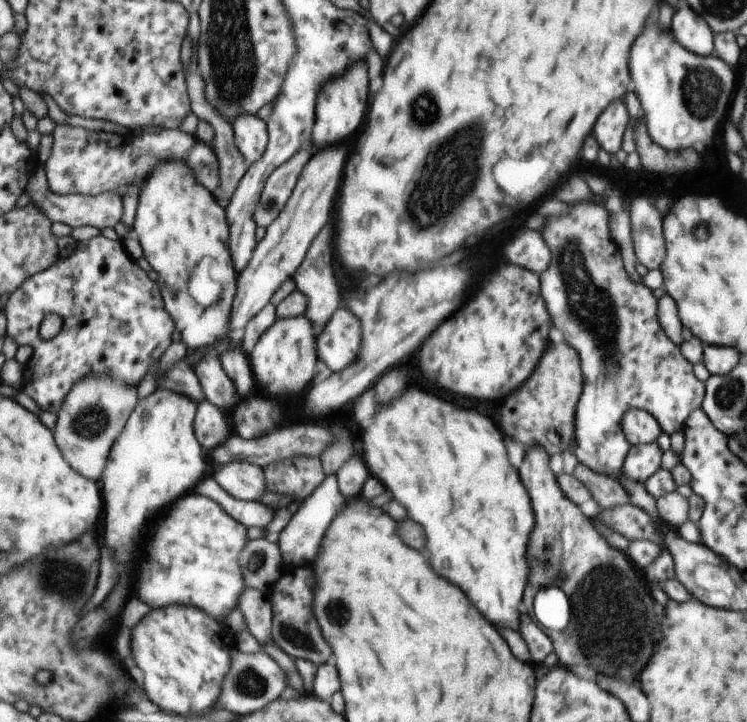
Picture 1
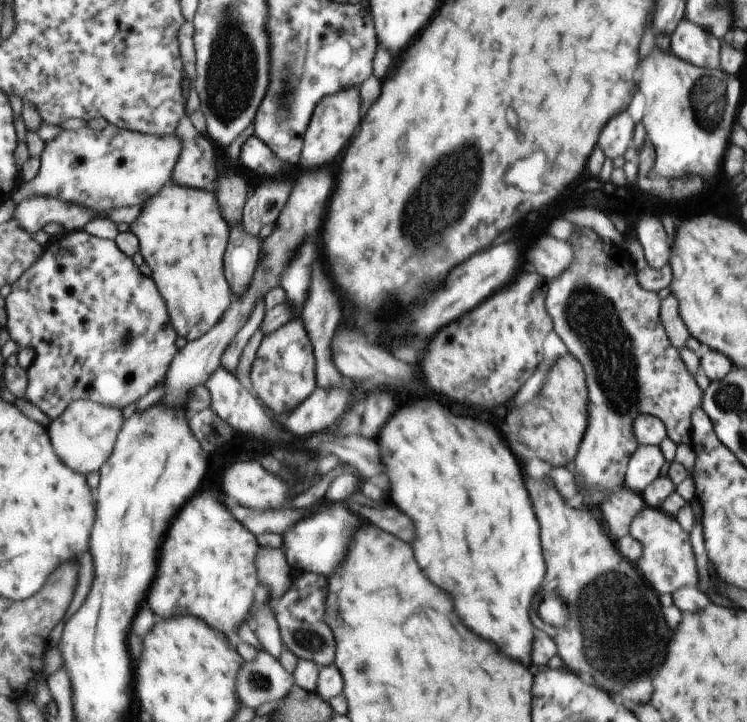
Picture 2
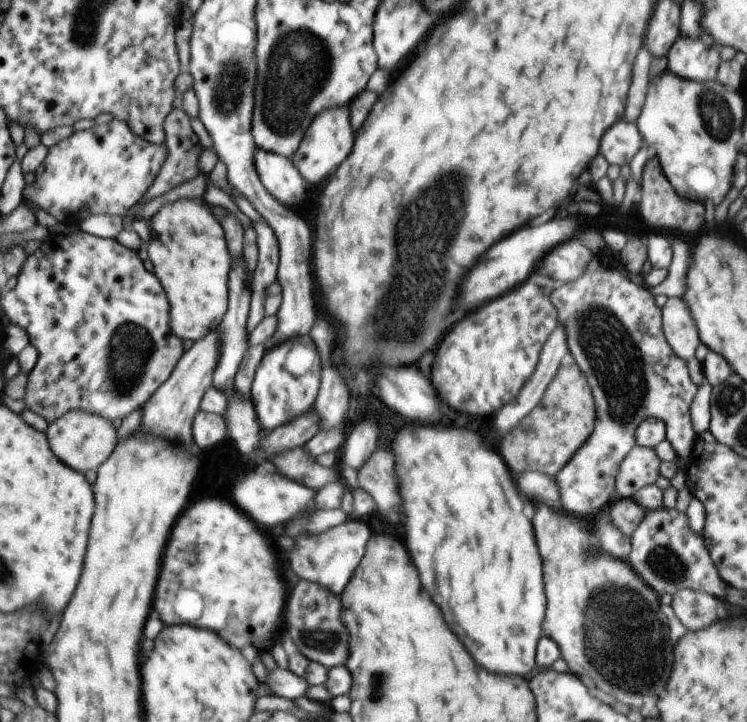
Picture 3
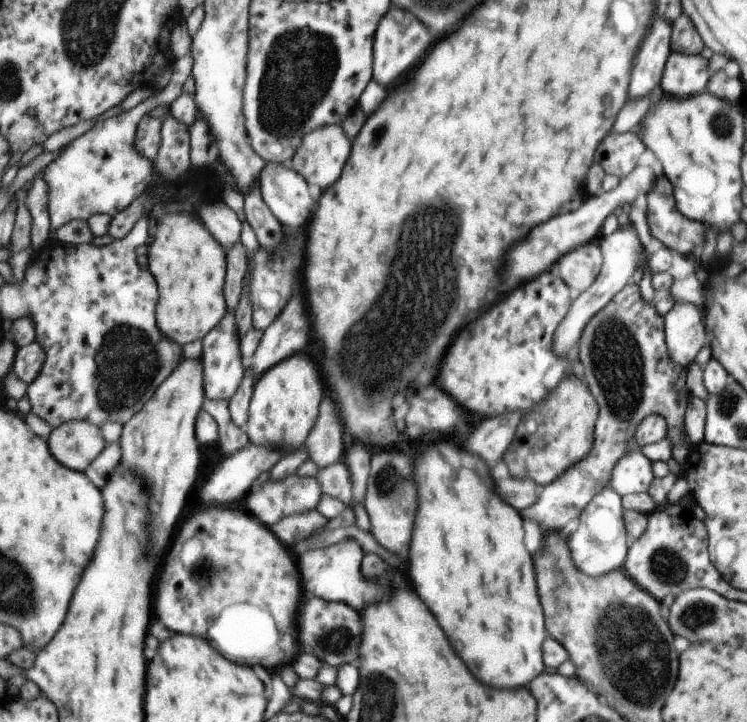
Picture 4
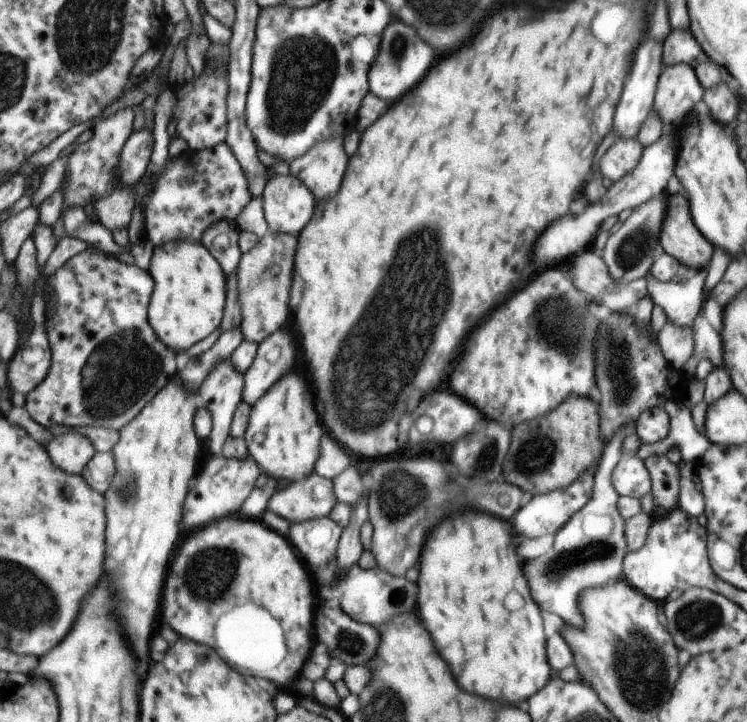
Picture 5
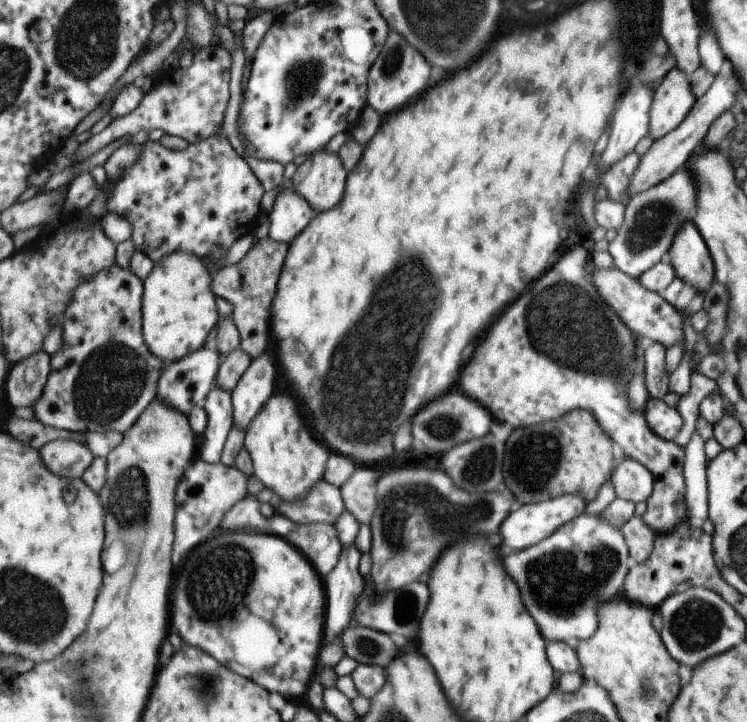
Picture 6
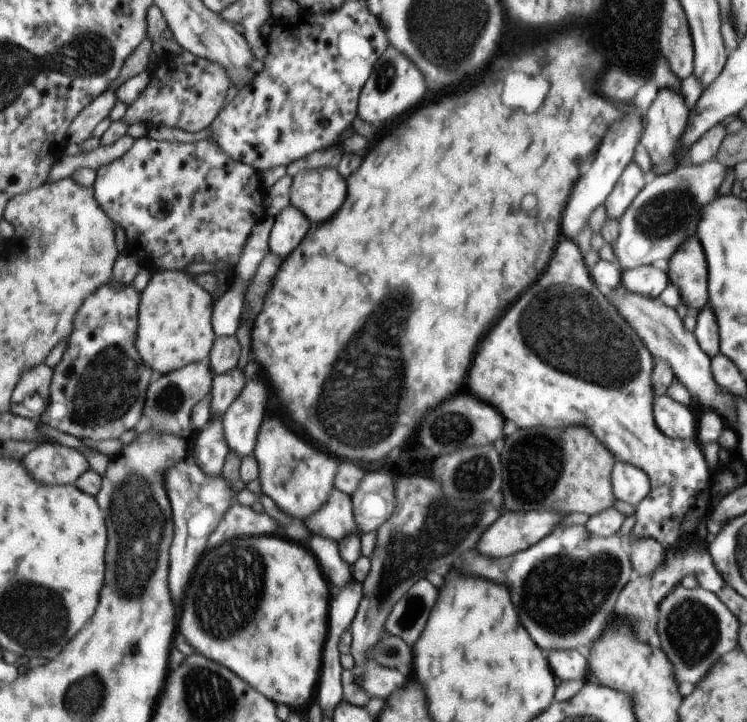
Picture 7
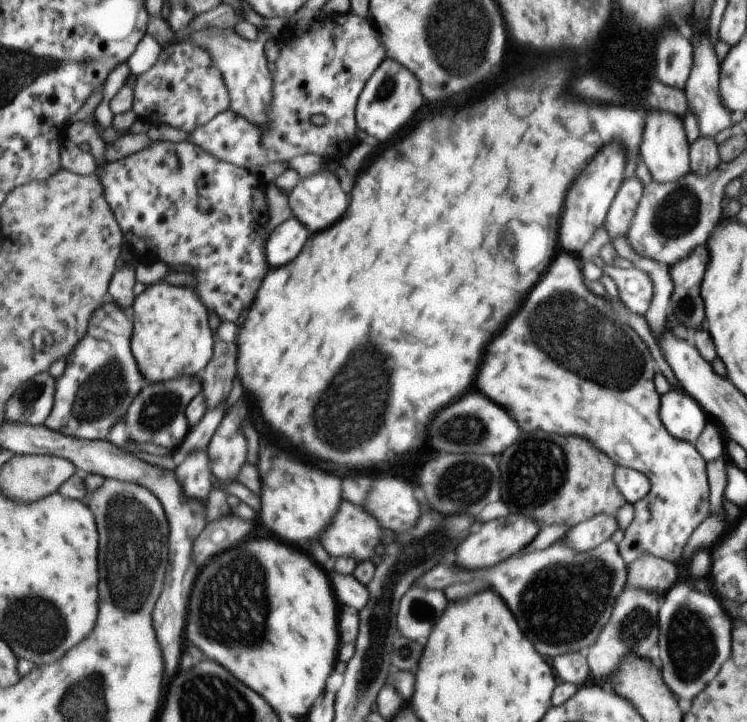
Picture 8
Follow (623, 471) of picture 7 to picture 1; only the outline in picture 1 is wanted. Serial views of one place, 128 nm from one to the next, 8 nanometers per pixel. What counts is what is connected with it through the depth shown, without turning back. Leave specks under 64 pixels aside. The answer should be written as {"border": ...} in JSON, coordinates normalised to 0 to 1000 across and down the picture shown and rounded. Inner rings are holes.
{"border":[[[880,612],[845,618],[834,651],[846,665],[863,669],[884,648],[886,629]]]}

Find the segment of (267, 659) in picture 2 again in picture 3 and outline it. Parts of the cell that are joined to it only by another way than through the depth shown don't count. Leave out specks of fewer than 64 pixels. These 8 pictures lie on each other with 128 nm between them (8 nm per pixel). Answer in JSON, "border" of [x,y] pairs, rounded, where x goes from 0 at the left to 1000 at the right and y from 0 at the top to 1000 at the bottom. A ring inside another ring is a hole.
{"border":[[[375,922],[359,927],[357,940],[349,945],[355,954],[363,956],[368,964],[379,964],[392,970],[407,964],[414,945],[404,936],[394,934],[387,925]]]}

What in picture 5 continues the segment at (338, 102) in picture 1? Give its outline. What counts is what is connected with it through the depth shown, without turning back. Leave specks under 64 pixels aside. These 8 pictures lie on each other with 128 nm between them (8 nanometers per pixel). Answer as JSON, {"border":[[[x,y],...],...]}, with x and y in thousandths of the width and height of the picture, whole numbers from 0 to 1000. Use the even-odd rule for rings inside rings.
{"border":[[[452,187],[426,195],[418,206],[387,227],[388,240],[418,263],[426,277],[447,271],[455,260],[466,224],[458,190]]]}

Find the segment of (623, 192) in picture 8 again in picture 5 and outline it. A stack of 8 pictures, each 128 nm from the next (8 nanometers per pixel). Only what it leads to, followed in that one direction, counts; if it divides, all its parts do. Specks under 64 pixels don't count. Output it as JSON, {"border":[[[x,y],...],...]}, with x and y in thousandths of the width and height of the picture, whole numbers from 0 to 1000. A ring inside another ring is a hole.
{"border":[[[827,191],[803,219],[803,238],[822,252],[830,249],[854,227],[861,208],[862,204],[853,191]]]}

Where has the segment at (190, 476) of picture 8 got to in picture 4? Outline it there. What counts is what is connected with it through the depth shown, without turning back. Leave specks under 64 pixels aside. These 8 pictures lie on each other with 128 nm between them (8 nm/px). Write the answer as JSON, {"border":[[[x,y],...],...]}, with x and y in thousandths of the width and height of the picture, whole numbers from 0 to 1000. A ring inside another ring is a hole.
{"border":[[[317,429],[308,431],[300,445],[273,471],[272,496],[274,501],[274,533],[278,550],[292,554],[311,554],[317,544],[331,514],[323,476],[325,468],[319,454]]]}

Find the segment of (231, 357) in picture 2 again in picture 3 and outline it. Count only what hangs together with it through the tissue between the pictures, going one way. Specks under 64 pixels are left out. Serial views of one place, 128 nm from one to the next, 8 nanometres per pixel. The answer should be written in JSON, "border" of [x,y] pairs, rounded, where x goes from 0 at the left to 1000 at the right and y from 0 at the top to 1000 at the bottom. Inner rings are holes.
{"border":[[[352,302],[352,309],[343,309],[347,324],[347,367],[339,382],[339,417],[331,452],[337,463],[357,439],[357,400],[373,388],[376,338],[364,312]]]}

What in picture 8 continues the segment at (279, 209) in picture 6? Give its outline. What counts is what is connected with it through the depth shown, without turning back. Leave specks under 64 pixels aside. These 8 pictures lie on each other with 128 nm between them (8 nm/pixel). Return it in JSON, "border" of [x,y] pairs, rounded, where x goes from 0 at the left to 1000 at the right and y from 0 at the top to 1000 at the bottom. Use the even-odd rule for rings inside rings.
{"border":[[[387,301],[363,323],[357,335],[357,360],[365,371],[375,371],[399,355],[399,343],[408,341],[415,321],[396,301]]]}

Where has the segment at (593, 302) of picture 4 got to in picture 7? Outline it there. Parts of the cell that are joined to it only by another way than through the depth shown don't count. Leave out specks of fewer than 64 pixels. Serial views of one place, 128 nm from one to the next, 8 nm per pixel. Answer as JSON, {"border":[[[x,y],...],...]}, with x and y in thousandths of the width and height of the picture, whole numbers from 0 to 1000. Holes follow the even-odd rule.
{"border":[[[918,220],[898,237],[878,241],[873,252],[866,252],[829,302],[829,325],[819,342],[831,377],[873,367],[877,360],[896,360],[922,327],[930,325],[938,291],[961,271],[973,233],[977,231],[961,222],[929,227]]]}

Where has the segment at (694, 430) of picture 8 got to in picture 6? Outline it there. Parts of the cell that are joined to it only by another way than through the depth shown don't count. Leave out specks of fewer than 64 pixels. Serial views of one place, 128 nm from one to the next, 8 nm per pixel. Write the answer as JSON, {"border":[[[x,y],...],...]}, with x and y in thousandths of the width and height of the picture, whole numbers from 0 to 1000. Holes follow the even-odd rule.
{"border":[[[870,548],[861,572],[867,582],[870,596],[892,611],[900,611],[916,590],[912,572],[886,553]]]}

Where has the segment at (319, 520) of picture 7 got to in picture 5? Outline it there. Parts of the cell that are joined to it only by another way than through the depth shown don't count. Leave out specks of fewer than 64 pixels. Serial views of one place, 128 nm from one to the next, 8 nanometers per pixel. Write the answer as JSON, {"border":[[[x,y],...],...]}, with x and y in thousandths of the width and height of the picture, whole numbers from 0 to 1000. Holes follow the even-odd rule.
{"border":[[[415,655],[412,661],[391,666],[372,680],[360,705],[392,726],[439,716],[450,697],[446,668],[427,657]]]}

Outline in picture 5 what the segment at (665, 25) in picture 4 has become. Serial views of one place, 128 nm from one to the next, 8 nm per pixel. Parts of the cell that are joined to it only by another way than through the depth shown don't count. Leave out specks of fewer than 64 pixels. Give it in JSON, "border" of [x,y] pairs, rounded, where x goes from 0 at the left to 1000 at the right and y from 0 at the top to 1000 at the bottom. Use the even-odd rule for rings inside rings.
{"border":[[[870,54],[859,58],[854,68],[851,86],[849,86],[849,102],[843,102],[843,111],[838,114],[838,130],[831,136],[831,144],[827,147],[826,161],[822,168],[821,181],[829,186],[830,193],[849,191],[857,180],[857,172],[867,161],[873,144],[877,144],[878,116],[884,116],[881,105],[884,105],[884,100],[888,100],[888,64],[889,58],[881,54]]]}

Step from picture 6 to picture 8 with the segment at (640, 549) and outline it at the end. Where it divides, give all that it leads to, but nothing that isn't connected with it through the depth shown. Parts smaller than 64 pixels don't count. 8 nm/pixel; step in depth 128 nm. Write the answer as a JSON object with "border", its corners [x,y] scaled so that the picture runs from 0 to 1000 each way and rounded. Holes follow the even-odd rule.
{"border":[[[863,767],[851,777],[843,780],[842,807],[853,816],[867,816],[874,821],[886,821],[894,817],[908,801],[908,789],[902,778],[876,770],[874,767]]]}

